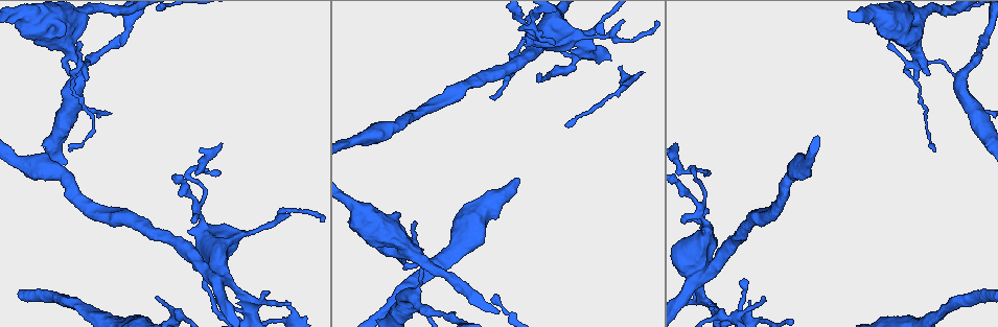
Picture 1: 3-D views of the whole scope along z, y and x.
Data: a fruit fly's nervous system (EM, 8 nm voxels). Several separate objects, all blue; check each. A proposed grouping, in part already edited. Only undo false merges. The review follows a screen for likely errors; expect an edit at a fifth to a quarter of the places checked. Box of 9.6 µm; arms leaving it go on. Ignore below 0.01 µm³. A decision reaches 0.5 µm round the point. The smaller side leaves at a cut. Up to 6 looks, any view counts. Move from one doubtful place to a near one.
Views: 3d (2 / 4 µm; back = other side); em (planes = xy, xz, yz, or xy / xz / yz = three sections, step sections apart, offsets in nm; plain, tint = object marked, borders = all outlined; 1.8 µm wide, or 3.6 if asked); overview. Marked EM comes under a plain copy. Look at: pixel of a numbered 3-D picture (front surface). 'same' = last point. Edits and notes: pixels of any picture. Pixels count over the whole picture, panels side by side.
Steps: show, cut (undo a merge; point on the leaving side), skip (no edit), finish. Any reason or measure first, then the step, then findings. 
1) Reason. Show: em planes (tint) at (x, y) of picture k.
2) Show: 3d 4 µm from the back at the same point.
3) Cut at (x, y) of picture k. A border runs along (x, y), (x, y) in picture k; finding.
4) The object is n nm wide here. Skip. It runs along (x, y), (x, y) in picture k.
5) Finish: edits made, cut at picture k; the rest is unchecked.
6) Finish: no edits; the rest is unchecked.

Small branch off a trunk. Show: em planes (tint) at (916, 62) of picture 1.

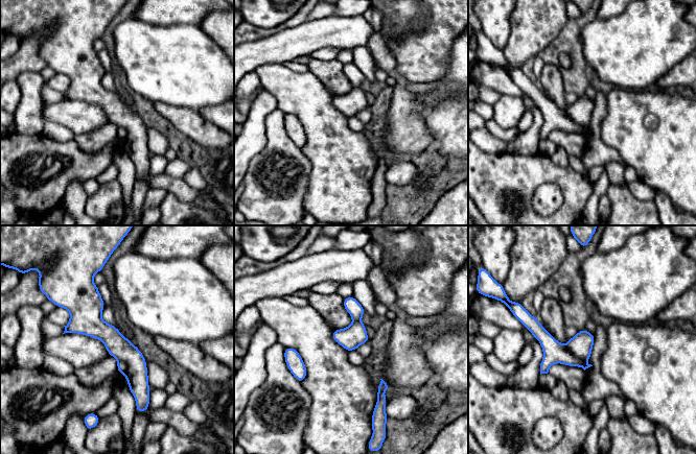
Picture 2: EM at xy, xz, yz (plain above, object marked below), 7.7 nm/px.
The object is 180 nm wide here. Cut at (121, 366) of picture 2. Two cells meet here.

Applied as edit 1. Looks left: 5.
A narrow waist. Show: 3d 4 µm at (530, 36) of picture 1.

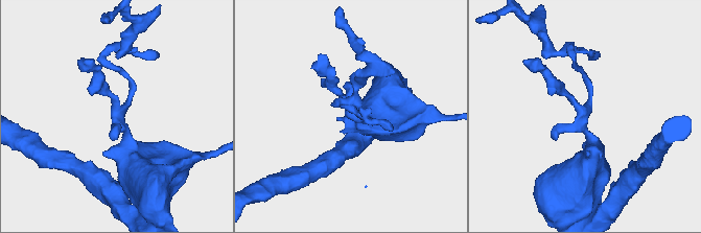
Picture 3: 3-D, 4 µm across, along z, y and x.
Show: em xy step 16 (tint) at (119, 114) of picture 3.

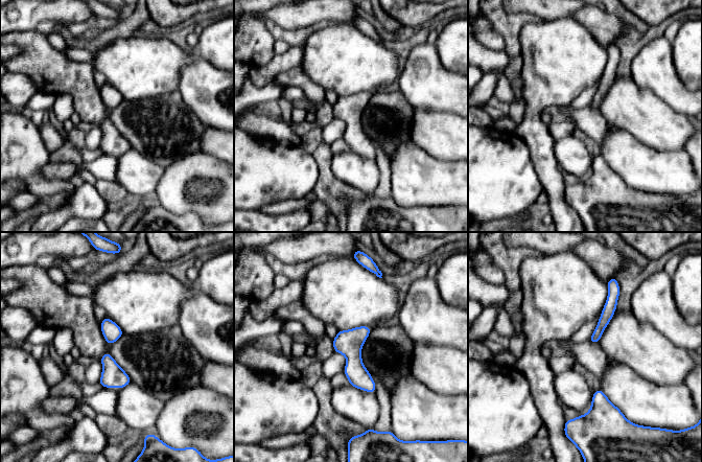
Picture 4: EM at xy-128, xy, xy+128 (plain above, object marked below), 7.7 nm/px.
Show: em planes (tint) at the same point.

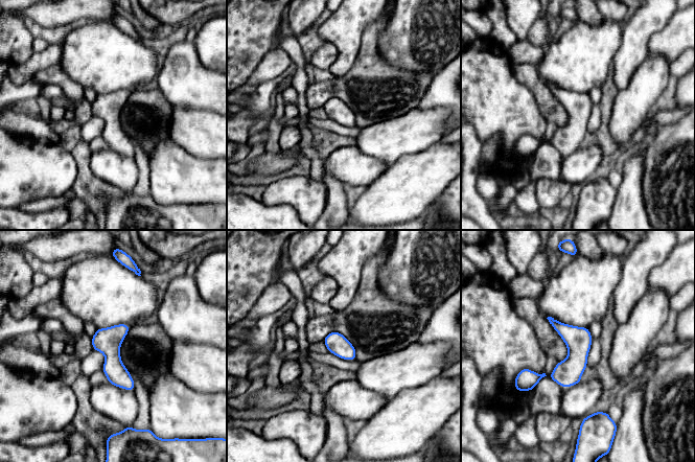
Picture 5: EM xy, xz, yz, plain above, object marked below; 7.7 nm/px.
The object is 160 nm wide here. Skip. One cell here.

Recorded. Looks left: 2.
Finish: edits made, cut at picture 2; the rest is unchecked.

